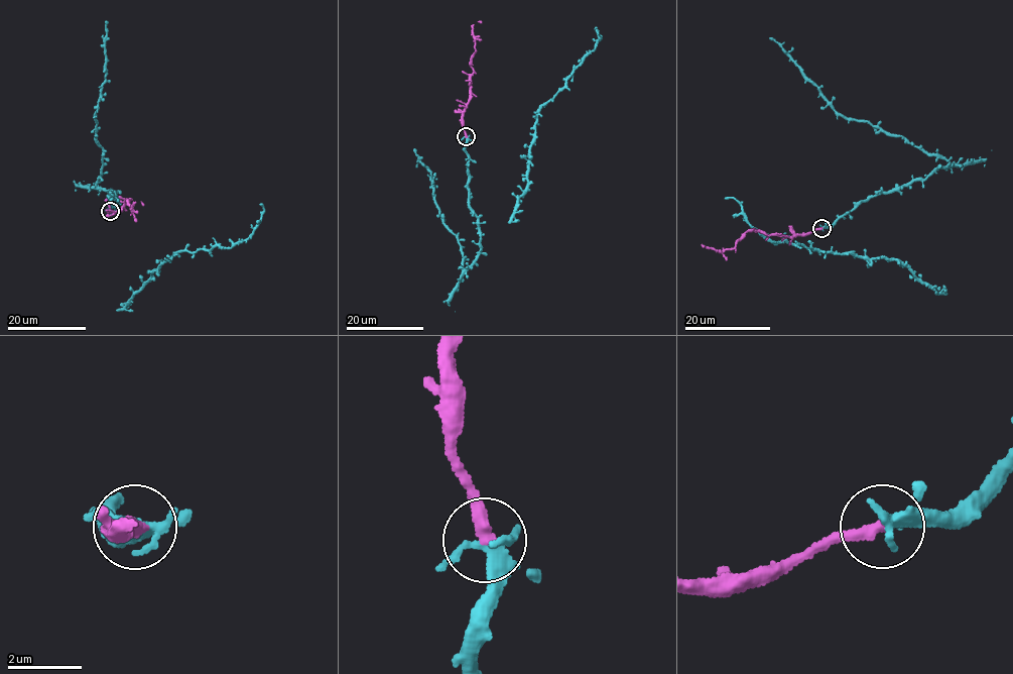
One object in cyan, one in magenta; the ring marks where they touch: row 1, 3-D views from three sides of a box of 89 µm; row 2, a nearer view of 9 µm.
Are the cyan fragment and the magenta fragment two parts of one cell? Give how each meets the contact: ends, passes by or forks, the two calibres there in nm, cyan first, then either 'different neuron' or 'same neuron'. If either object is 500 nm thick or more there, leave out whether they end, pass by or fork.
cyan forks | magenta ends | 260/340 nm | same neuron

